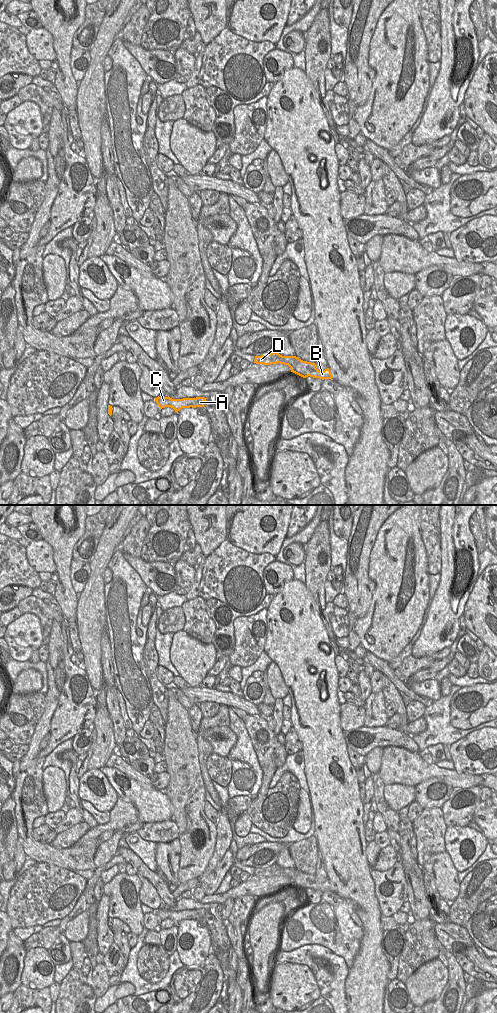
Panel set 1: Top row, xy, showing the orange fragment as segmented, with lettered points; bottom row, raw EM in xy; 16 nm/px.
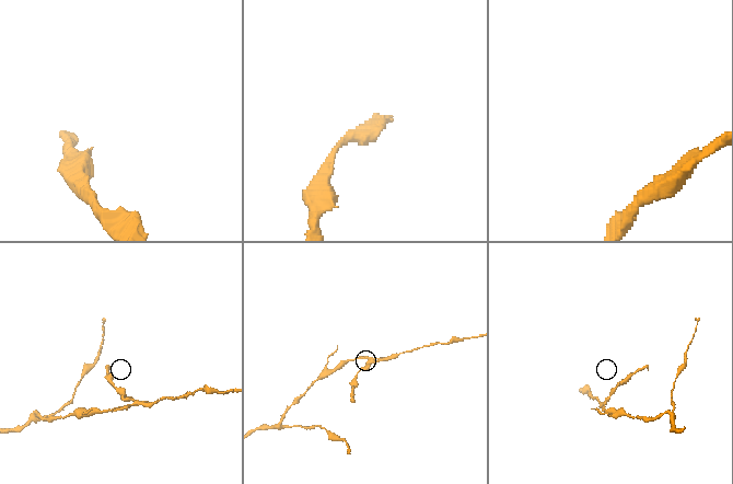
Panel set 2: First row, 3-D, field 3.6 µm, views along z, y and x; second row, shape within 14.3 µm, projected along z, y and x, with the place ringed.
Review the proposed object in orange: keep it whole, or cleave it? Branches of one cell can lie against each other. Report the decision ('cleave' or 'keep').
cleave

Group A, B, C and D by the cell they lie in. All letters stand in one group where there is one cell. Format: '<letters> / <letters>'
A B C / D

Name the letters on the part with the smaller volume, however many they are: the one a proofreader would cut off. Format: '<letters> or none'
D

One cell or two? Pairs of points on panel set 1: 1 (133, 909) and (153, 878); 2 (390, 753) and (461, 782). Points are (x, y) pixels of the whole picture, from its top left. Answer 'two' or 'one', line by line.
1: two
2: one

